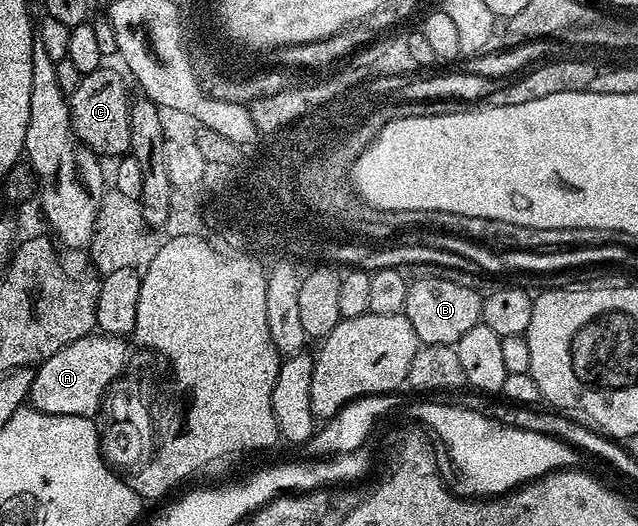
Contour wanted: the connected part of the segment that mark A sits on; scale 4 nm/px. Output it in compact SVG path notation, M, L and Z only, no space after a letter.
M91 334L56 350L56 354L52 354L52 358L43 360L41 364L37 365L28 397L29 403L39 412L57 416L93 417L101 409L102 399L105 398L111 385L123 375L120 365L122 365L122 355L127 349L128 344L123 337Z

